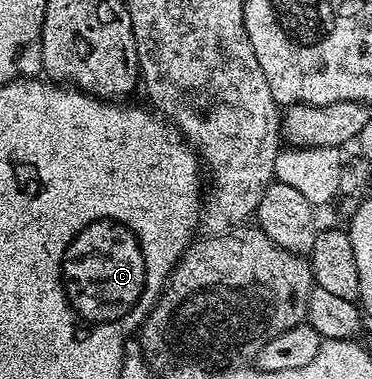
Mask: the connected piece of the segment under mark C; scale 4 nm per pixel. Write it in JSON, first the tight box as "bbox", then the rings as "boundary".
{"bbox":[58,216,146,349],"boundary":[[[94,216],[94,220],[86,220],[78,232],[74,232],[71,240],[66,240],[66,248],[62,248],[62,256],[58,256],[58,292],[62,292],[62,300],[66,300],[66,308],[74,315],[74,324],[82,328],[82,332],[102,332],[102,328],[114,328],[118,332],[118,344],[125,349],[132,334],[137,333],[142,324],[134,320],[134,316],[146,316],[146,247],[142,244],[142,232],[134,228],[134,224],[126,224],[126,220],[118,220],[118,216]]]}

